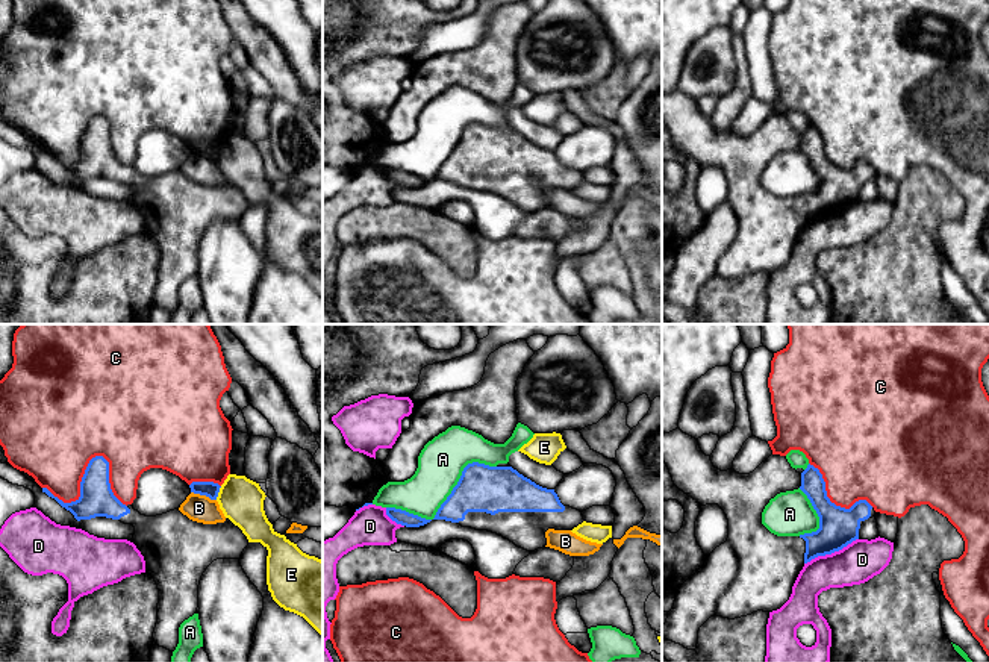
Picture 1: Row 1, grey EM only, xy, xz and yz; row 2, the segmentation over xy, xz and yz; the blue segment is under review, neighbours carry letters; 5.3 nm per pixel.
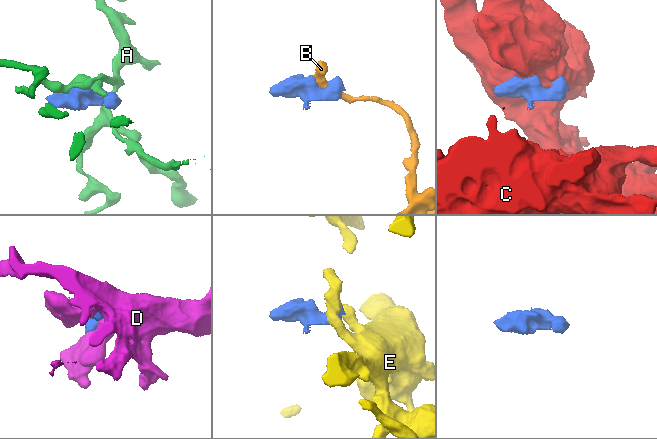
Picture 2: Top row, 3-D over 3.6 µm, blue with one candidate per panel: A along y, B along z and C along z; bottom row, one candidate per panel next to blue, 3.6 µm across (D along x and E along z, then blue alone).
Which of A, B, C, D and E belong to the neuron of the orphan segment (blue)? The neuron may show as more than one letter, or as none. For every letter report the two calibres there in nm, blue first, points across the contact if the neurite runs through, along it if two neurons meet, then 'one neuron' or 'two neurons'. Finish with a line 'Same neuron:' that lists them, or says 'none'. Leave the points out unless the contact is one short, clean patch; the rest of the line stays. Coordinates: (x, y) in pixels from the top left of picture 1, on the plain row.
A: 260 nm thick on the blue side, 240 nm on the other; two neurons
B: 90 nm thick on the blue side, 140 nm on the other; two neurons
C: 180 nm thick on the blue side, 480 nm on the other; two neurons
D: 200 nm thick on the blue side, 220 nm on the other; two neurons
E: 90 nm thick on the blue side, 240 nm on the other; border along xy (221, 147), (215, 159); two neurons
Same neuron: none

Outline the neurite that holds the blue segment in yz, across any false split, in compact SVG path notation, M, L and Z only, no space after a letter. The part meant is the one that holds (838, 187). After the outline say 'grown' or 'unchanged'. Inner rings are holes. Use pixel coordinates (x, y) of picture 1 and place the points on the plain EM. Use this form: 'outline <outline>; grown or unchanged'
outline M679 88L662 94L662 121L666 124L674 145L701 167L718 165L728 180L728 198L716 208L704 226L691 236L675 254L672 270L662 286L662 300L695 311L698 291L710 277L728 280L763 271L780 270L791 258L792 247L803 227L818 217L831 215L859 200L865 180L875 177L866 161L856 162L850 170L830 162L822 135L813 126L800 135L786 117L771 115L753 133L739 135L733 129L721 132L713 127L698 101ZM801 150L819 177L819 189L800 197L777 197L762 185L765 167L780 153Z; grown

